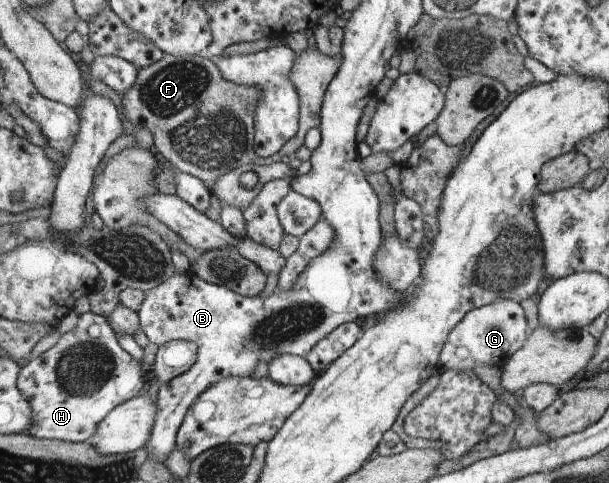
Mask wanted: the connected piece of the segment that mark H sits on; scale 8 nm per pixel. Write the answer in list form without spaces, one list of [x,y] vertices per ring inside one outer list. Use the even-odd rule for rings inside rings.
[[[91,311],[82,314],[78,318],[76,327],[72,330],[59,335],[58,341],[52,348],[46,350],[43,354],[40,354],[37,358],[29,359],[24,367],[21,368],[21,373],[17,379],[17,388],[21,390],[21,393],[28,398],[30,403],[30,408],[33,410],[33,420],[32,424],[28,426],[26,434],[32,436],[32,438],[42,438],[44,439],[57,439],[60,441],[69,441],[69,442],[85,442],[89,441],[91,437],[94,436],[94,432],[97,431],[98,425],[118,406],[125,404],[130,400],[138,396],[138,392],[142,390],[144,386],[144,380],[142,380],[142,366],[140,362],[136,362],[133,356],[130,356],[126,350],[122,349],[122,346],[118,343],[117,334],[114,332],[113,328],[109,325],[109,322],[106,317],[98,316]]]

